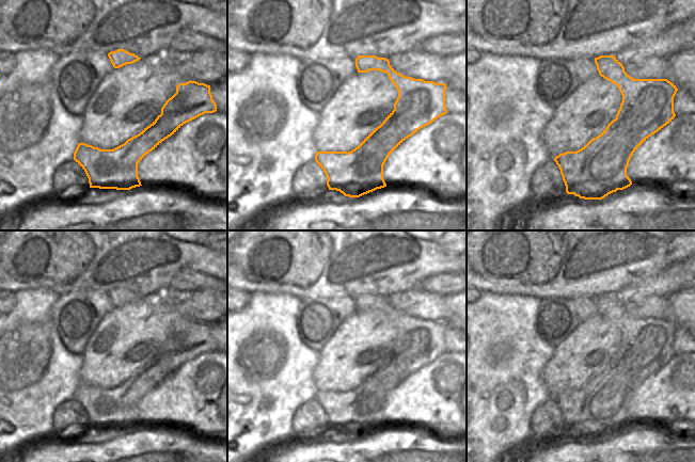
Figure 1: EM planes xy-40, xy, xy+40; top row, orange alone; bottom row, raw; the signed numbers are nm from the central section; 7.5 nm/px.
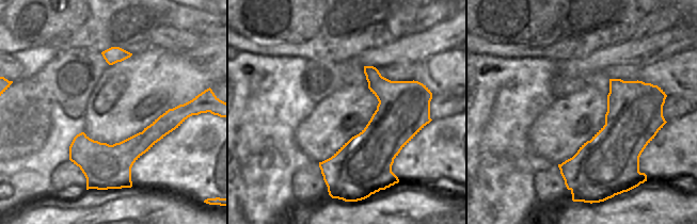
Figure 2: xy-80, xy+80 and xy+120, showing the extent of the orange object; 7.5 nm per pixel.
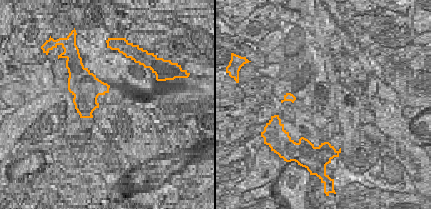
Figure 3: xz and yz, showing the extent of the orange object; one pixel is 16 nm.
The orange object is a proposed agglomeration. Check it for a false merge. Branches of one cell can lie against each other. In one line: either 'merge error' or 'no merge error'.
merge error

